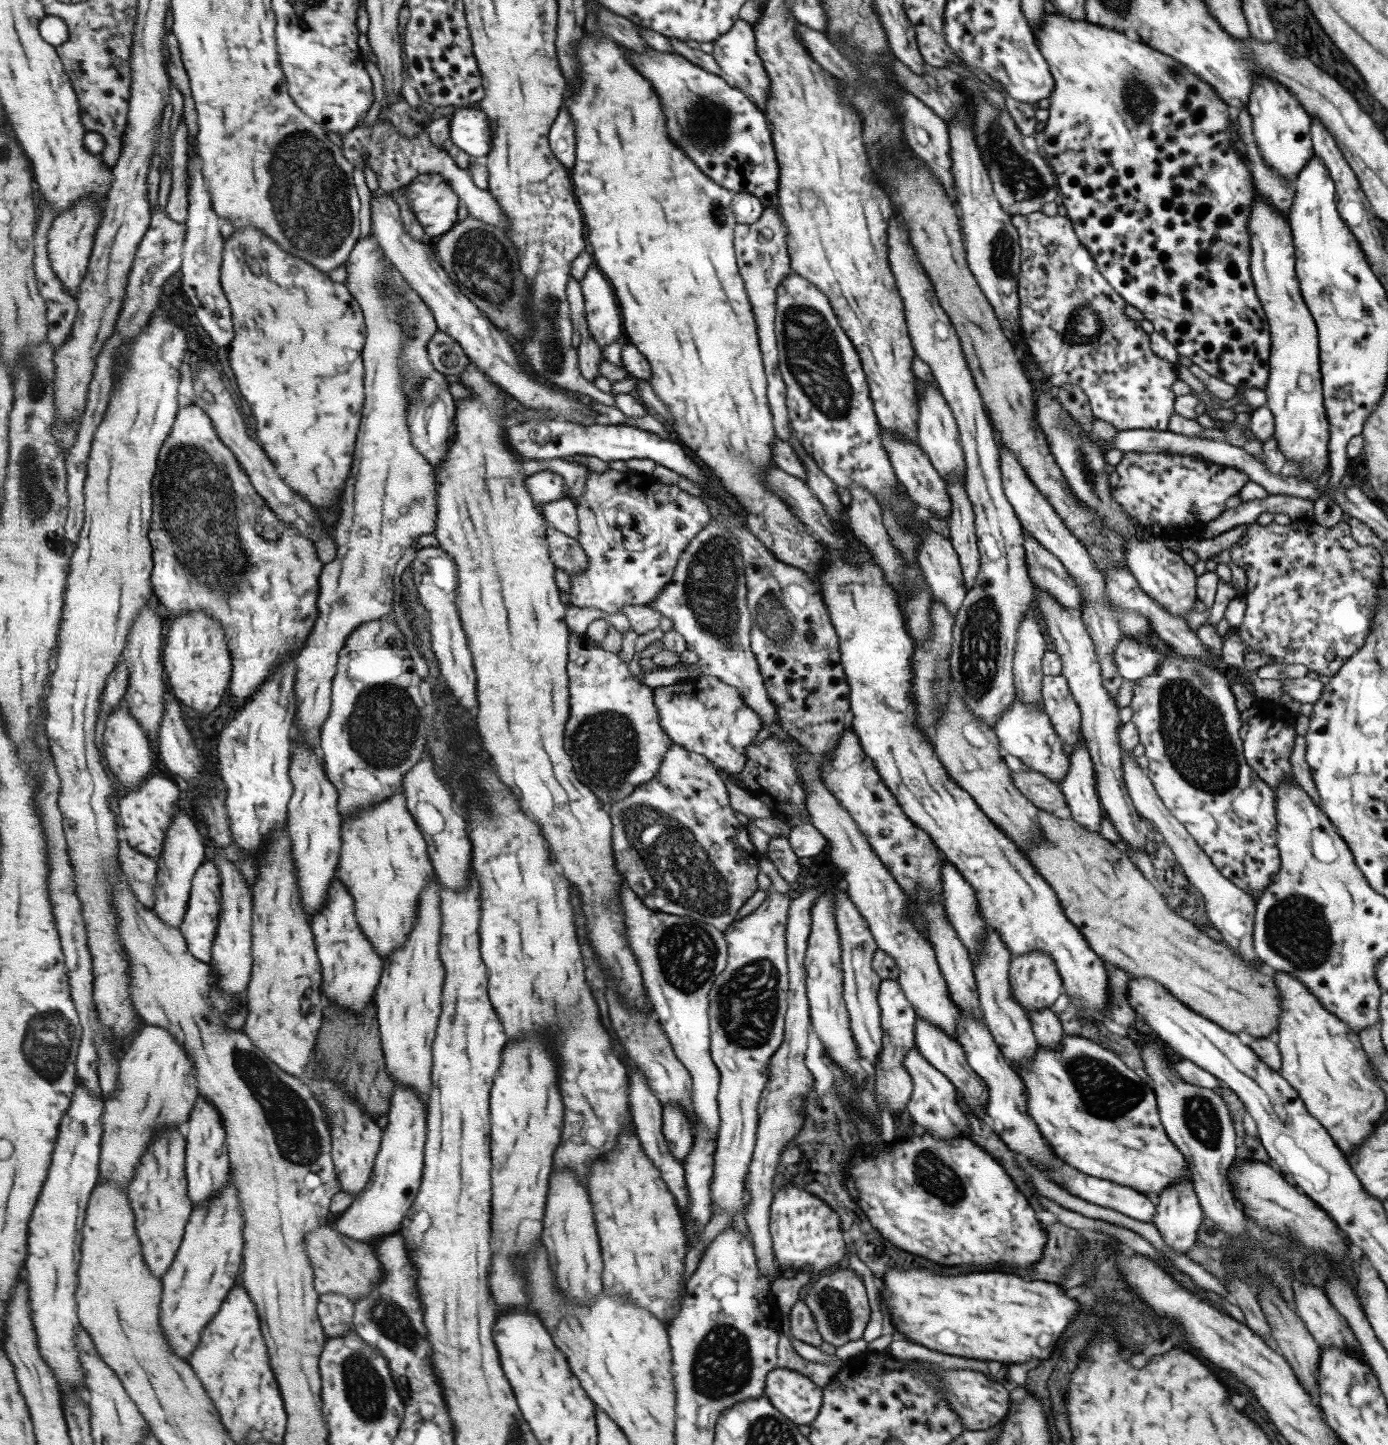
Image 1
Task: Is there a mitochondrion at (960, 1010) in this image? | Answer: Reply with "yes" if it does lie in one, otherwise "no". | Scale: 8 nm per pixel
no

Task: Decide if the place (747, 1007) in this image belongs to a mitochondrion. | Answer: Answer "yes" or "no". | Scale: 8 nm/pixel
yes

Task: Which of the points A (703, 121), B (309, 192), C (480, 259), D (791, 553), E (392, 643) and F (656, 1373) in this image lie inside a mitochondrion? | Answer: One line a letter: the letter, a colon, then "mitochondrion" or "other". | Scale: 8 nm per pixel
A: mitochondrion
B: mitochondrion
C: mitochondrion
D: other
E: other
F: other

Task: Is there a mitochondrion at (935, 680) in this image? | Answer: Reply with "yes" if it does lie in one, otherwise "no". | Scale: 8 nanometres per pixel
yes

